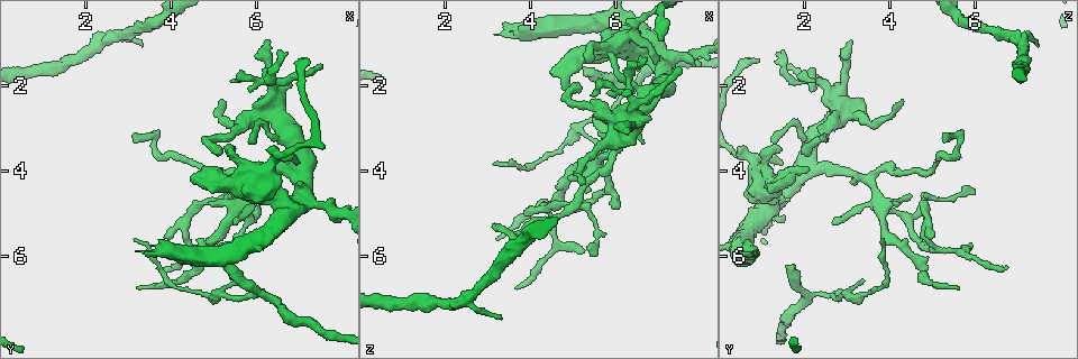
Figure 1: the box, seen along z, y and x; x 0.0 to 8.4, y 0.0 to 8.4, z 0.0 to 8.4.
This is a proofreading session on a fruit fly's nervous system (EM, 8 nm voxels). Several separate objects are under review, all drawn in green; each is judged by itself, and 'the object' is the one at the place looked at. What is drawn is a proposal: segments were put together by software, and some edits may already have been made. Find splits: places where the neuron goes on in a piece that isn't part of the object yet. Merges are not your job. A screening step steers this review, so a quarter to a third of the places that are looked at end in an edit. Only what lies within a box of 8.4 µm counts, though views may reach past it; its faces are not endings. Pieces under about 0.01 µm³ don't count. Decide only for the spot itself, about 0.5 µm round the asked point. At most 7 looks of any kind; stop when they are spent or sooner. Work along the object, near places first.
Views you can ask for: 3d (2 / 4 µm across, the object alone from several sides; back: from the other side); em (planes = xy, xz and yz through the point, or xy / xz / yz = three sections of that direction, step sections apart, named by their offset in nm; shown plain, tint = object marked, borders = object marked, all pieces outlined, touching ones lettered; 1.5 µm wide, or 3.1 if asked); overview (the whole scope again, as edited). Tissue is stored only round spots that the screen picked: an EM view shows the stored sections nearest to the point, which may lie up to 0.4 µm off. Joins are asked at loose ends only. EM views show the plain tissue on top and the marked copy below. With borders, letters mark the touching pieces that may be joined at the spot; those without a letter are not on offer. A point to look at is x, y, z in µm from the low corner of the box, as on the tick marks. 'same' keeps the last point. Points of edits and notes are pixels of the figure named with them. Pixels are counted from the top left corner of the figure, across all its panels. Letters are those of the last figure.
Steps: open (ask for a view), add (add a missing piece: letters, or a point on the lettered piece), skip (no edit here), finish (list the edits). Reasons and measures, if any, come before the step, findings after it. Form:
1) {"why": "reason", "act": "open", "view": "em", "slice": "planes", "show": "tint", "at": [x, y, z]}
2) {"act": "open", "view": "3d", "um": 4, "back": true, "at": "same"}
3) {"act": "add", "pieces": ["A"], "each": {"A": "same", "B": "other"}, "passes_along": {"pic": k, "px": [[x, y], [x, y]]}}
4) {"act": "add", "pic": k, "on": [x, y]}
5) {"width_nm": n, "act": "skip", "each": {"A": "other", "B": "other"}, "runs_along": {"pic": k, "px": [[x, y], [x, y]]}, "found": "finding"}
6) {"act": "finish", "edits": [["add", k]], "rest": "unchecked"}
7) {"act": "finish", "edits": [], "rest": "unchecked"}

{"why": "thin end", "act": "open", "view": "em", "slice": "xz", "step": 4, "show": "borders", "at": [7.50, 1.60, 1.60]}

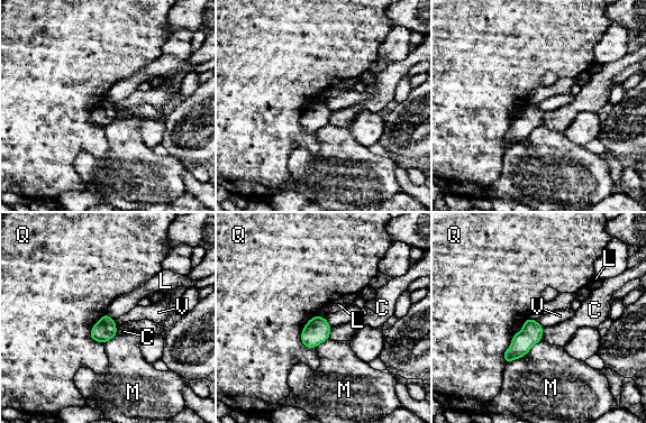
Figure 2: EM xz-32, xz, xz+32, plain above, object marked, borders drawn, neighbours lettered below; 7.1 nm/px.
{"act": "open", "view": "em", "slice": "planes", "show": "borders", "at": "same"}

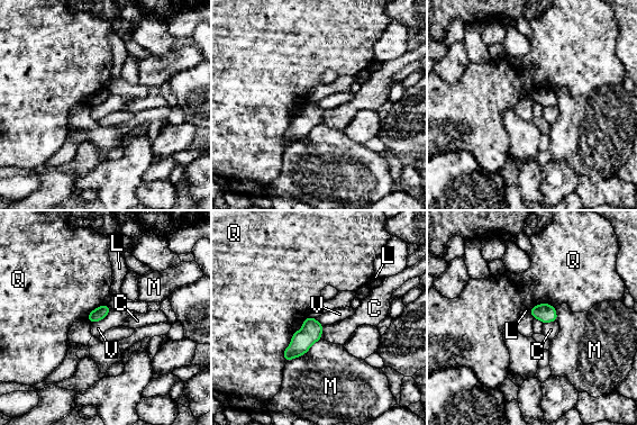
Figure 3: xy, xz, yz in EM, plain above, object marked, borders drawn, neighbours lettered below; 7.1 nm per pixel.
{"width_nm": 90, "act": "skip", "each": {"C": "other", "L": "other", "M": "other", "Q": "other", "V": "other"}, "border": {"pic": 3, "px": [[110, 309], [103, 317], [93, 323]]}, "found": "no lettered piece goes on from it"}

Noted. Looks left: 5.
{"why": "branch stops here", "act": "open", "view": "3d", "um": 4, "at": [7.15, 4.90, 0.95]}

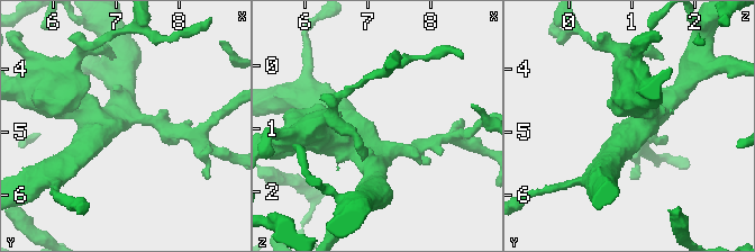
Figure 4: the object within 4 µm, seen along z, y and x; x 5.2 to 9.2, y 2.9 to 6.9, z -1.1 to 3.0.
{"act": "open", "view": "em", "slice": "planes", "show": "tint", "at": [7.15, 4.85, 1.00]}

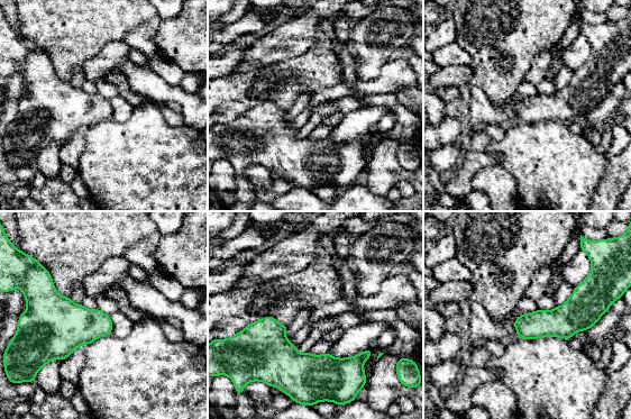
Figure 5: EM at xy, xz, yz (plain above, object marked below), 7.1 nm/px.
{"act": "open", "view": "em", "slice": "planes", "show": "borders", "at": "same"}

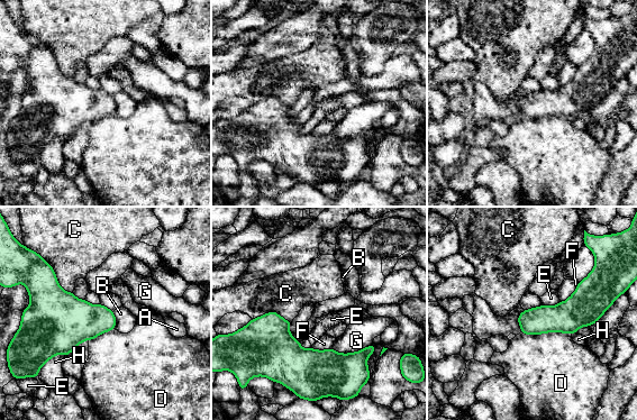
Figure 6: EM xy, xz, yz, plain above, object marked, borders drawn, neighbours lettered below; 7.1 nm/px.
{"act": "skip", "each": {"A": "other", "B": "other", "C": "other", "D": "other", "E": "other", "F": "other", "G": "other", "H": "other"}, "border": {"pic": 6, "px": [[112, 311], [115, 328]]}, "found": "no lettered piece goes on from it"}

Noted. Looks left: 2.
{"why": "thin end", "act": "open", "view": "em", "slice": "yz", "step": 4, "show": "tint", "at": [6.05, 4.85, 4.85]}

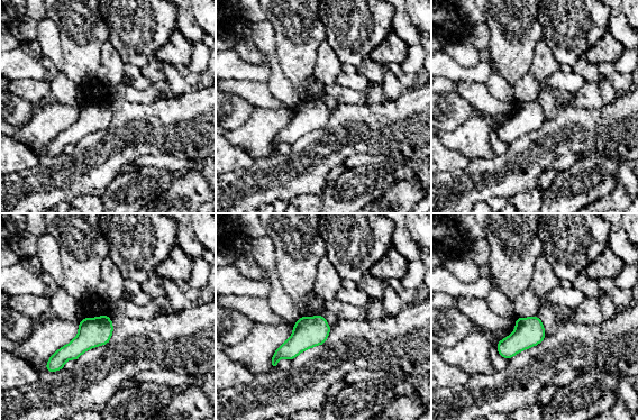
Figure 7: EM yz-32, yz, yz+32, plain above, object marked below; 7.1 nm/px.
{"act": "open", "view": "em", "slice": "planes", "show": "borders", "at": "same"}

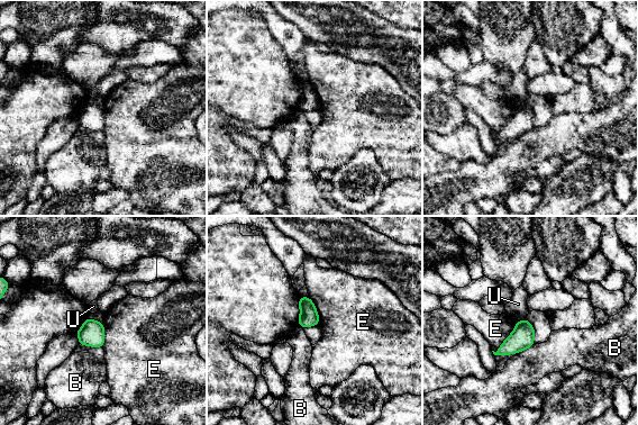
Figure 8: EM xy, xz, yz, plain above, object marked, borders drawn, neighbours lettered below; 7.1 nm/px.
{"act": "skip", "each": {"B": "other", "E": "other", "U": "other"}, "border": {"pic": 8, "px": [[519, 320], [502, 344], [492, 351]]}, "found": "no lettered piece goes on from it"}

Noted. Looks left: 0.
{"act": "finish", "edits": [], "rest": "unchecked"}

